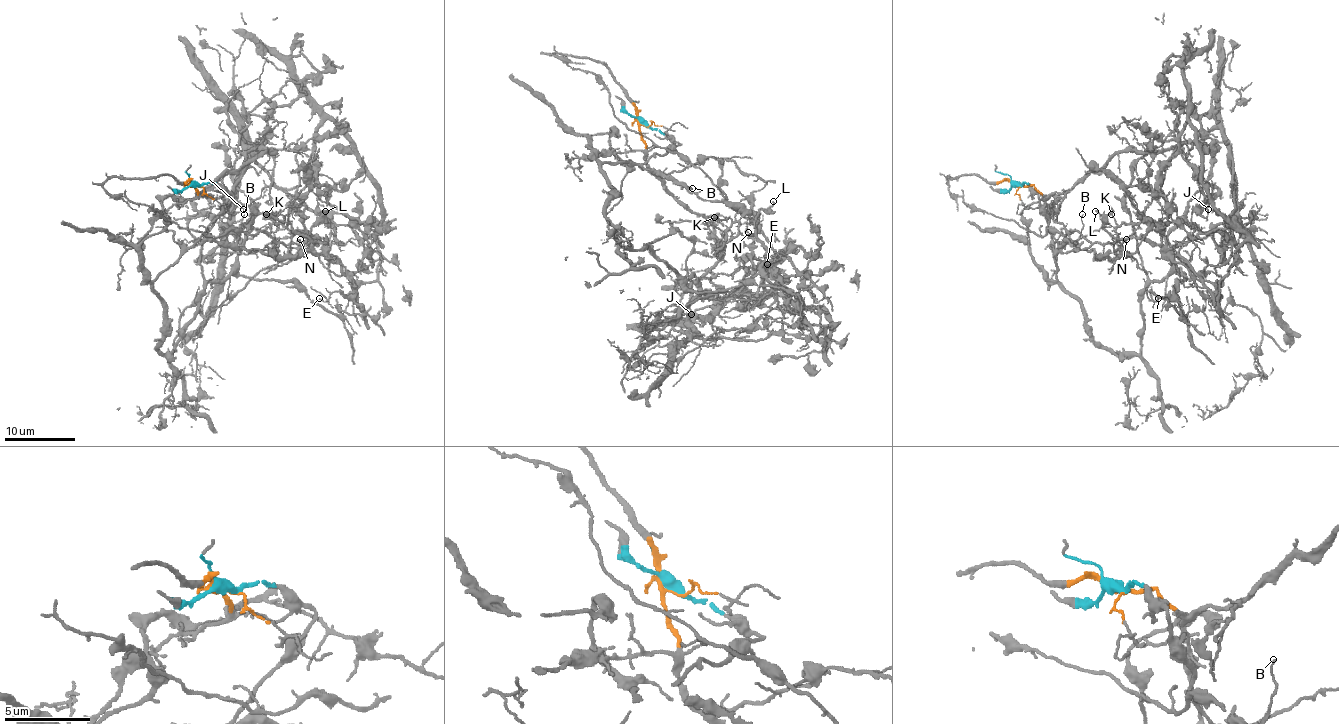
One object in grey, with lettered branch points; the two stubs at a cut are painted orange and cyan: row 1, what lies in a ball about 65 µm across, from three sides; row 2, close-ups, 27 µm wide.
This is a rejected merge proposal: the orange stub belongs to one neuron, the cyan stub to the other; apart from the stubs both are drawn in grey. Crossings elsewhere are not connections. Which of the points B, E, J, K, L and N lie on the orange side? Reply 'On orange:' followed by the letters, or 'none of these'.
On orange: J, K

